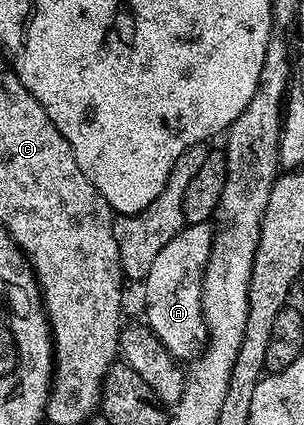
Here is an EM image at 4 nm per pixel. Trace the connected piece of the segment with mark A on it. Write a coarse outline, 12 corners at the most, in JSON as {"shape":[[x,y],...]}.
{"shape":[[187,224],[142,285],[145,324],[180,362],[203,351],[216,233]]}

